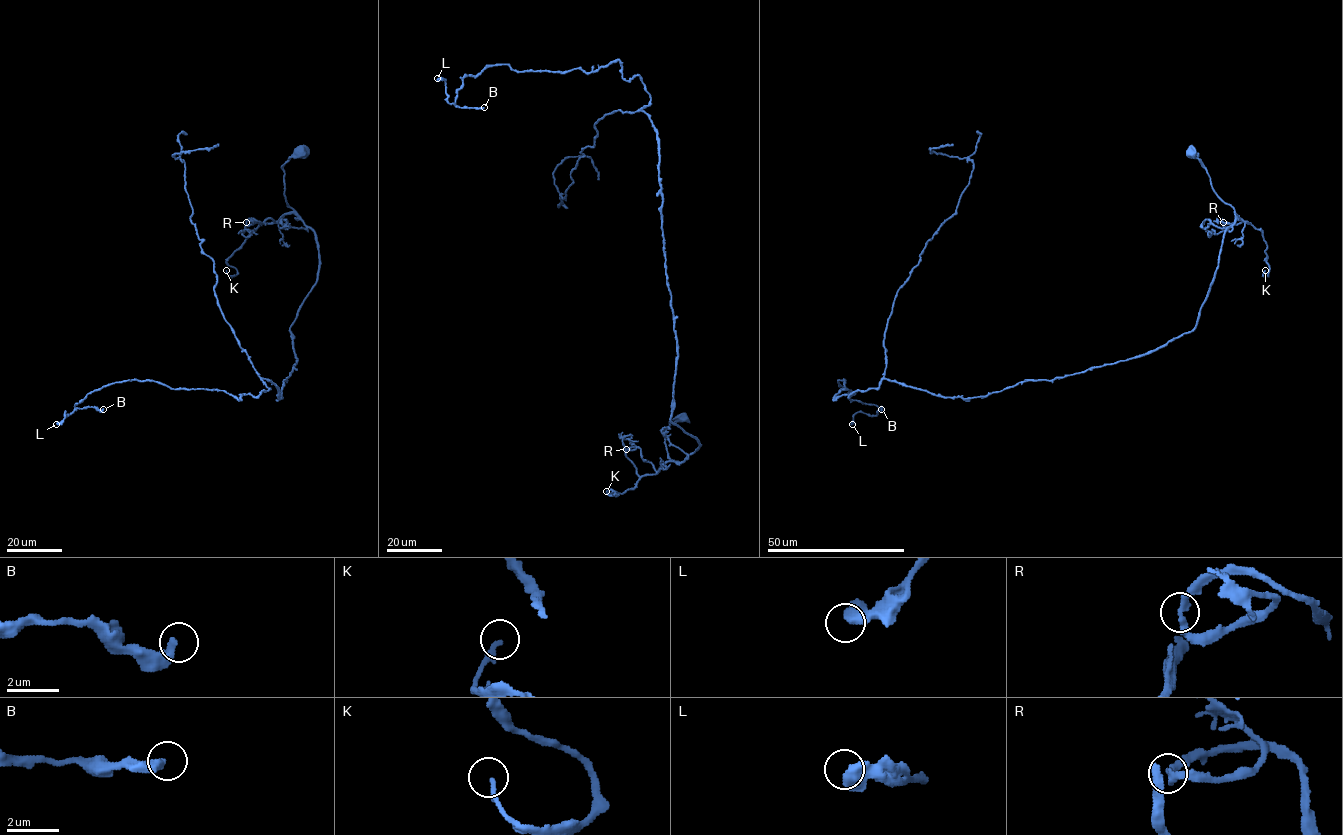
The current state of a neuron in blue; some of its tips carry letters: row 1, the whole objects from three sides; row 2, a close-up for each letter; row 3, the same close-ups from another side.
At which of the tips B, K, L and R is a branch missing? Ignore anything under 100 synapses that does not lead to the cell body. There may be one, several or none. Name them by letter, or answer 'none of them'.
none of them

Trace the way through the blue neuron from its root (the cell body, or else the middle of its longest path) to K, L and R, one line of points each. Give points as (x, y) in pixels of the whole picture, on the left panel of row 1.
K: (302, 151), (283, 167), (285, 200), (293, 211), (262, 223), (227, 260), (237, 274), (229, 276), (226, 270)
L: (302, 151), (284, 197), (319, 269), (282, 398), (265, 378), (239, 400), (128, 380), (56, 424)
R: (302, 151), (283, 167), (285, 200), (293, 211), (277, 221), (246, 222)

